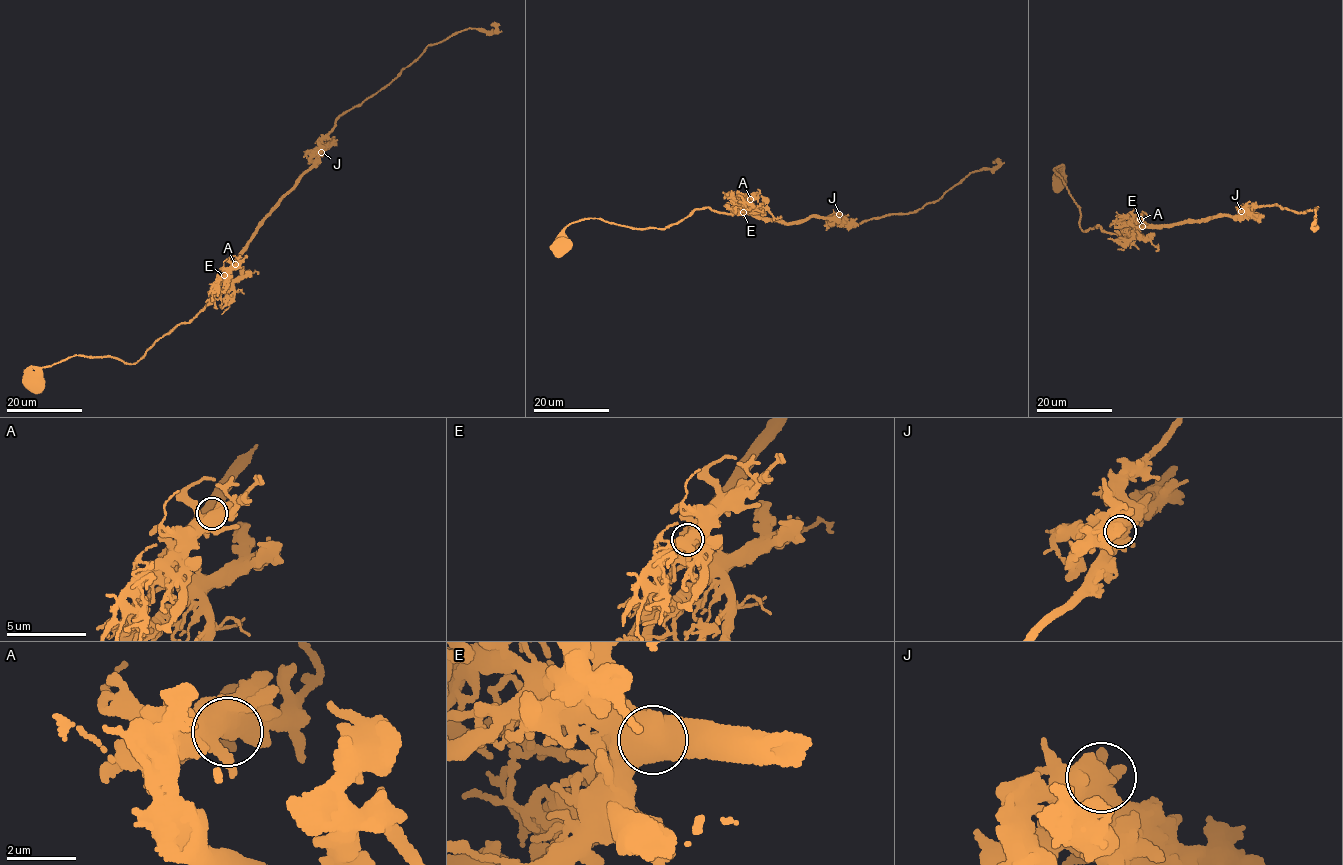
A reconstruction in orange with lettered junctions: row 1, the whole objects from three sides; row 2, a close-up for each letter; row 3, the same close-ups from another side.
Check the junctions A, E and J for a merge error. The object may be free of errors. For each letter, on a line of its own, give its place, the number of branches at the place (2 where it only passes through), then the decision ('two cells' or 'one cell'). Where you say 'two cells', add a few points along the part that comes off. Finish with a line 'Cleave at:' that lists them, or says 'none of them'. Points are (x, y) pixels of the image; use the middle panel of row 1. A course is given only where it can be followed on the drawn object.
A: (750, 199) | 3 | one cell
E: (743, 212) | 1 | one cell
J: (839, 214) | 1 | one cell
Cleave at: none of them

